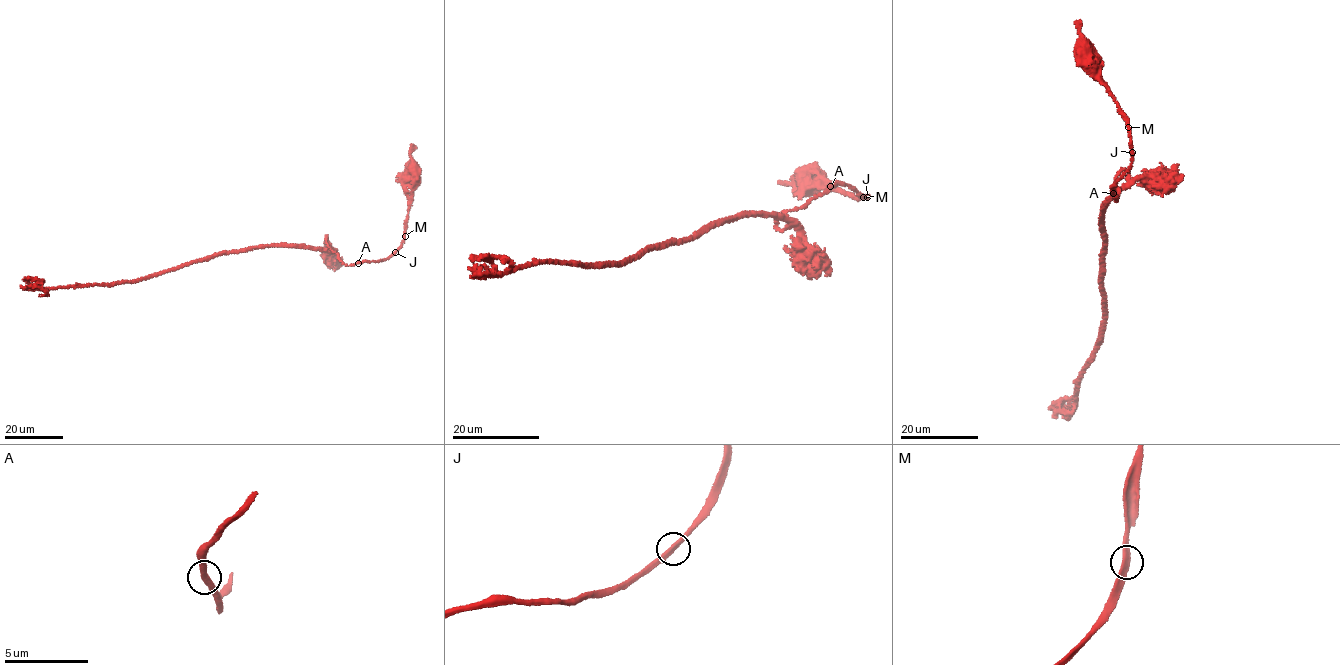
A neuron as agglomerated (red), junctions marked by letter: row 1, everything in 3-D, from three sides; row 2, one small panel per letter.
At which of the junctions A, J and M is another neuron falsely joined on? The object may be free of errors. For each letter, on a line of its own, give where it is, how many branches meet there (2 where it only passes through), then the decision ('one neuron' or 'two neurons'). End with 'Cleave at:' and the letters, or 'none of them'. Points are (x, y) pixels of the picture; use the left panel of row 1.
A: (358, 263) | 2 | one neuron
J: (395, 252) | 2 | one neuron
M: (405, 236) | 2 | one neuron
Cleave at: none of them

